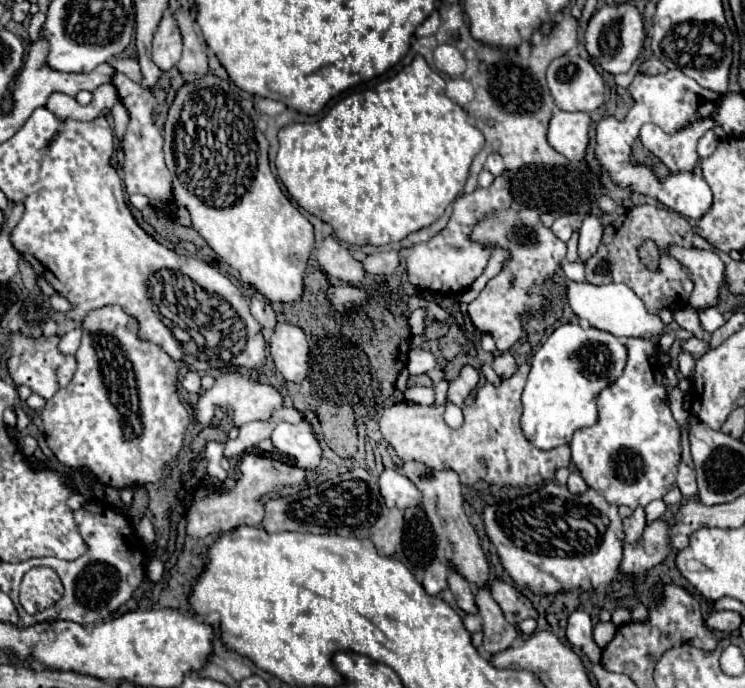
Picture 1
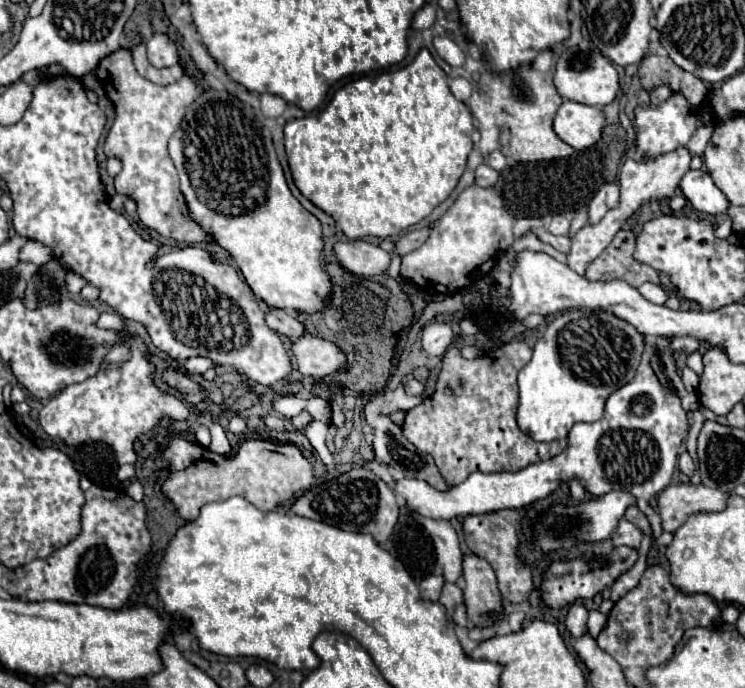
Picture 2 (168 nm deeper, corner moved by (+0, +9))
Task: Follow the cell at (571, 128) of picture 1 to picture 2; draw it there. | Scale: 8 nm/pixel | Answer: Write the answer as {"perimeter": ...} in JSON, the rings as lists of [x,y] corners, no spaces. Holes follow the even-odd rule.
{"perimeter":[[[564,101],[554,117],[554,133],[574,149],[592,147],[604,125],[604,113],[600,107],[590,107],[574,101]]]}

